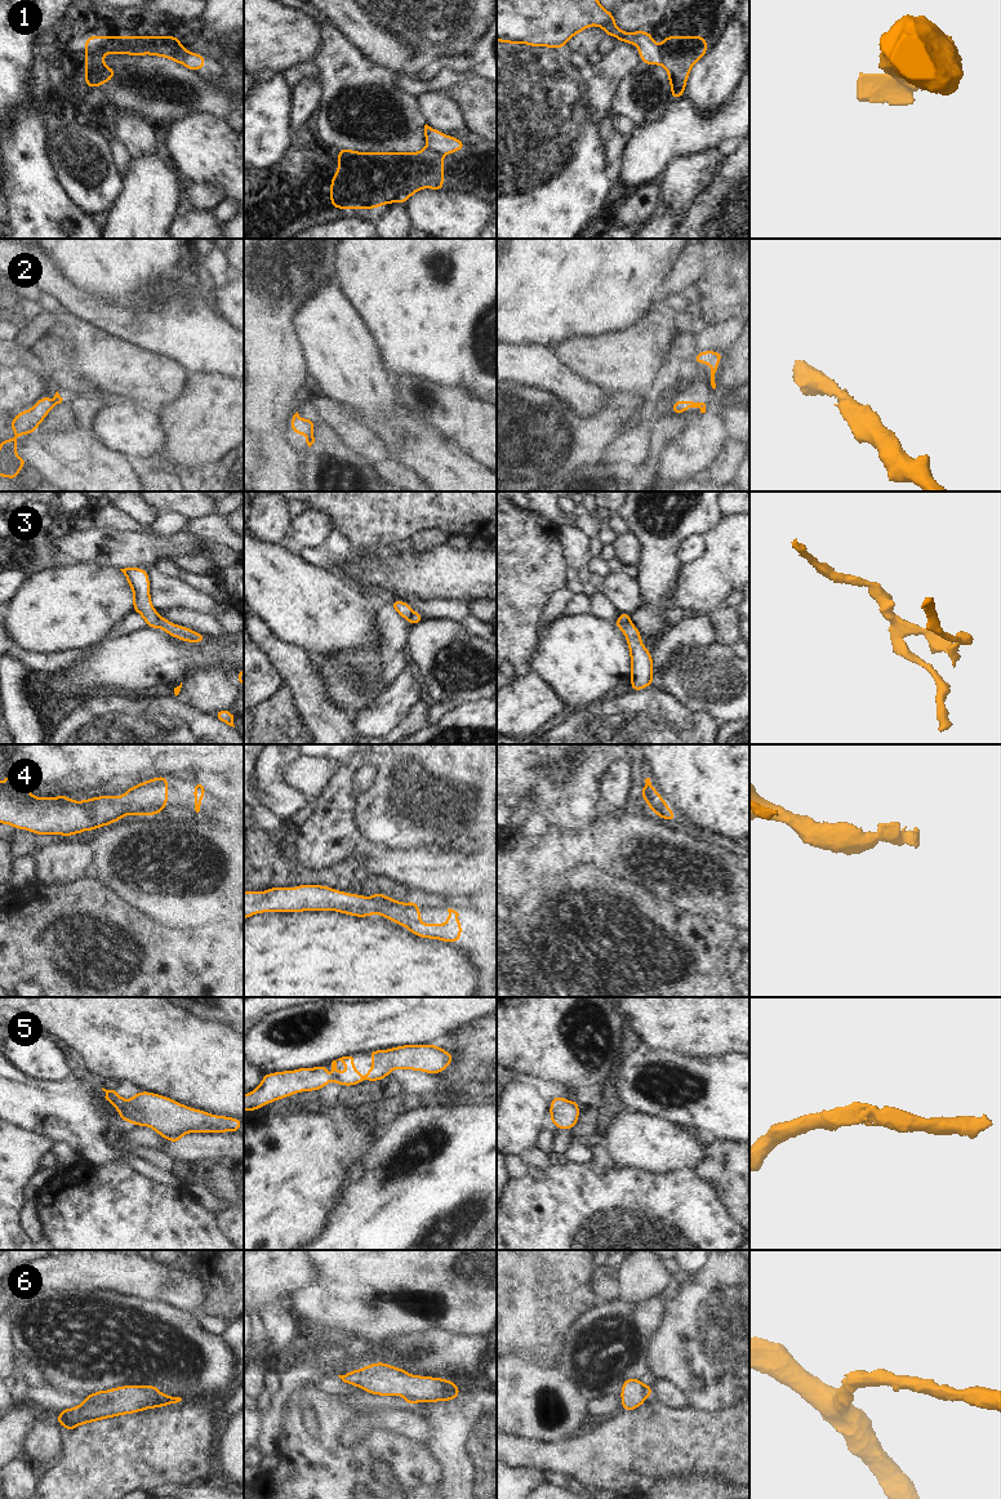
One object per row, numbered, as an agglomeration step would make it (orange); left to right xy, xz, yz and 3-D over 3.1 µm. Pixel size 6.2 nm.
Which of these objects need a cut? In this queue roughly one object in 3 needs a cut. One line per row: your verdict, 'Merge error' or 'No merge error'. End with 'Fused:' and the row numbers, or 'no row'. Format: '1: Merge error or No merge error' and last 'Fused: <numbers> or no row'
1: Merge error
2: No merge error
3: Merge error
4: No merge error
5: No merge error
6: No merge error
Fused: 1, 3

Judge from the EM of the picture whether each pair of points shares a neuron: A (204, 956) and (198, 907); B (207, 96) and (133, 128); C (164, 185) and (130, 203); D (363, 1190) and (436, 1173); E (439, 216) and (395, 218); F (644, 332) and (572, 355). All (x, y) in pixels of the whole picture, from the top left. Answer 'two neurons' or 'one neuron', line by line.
A: two neurons
B: two neurons
C: one neuron
D: one neuron
E: two neurons
F: one neuron

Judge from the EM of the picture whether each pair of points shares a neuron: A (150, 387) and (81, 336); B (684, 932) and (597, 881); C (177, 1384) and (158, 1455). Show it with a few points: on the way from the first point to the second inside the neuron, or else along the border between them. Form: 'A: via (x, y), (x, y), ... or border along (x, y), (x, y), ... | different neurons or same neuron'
A: via (133, 372), (107, 361), (98, 352) | same neuron
B: via (662, 925), (631, 898), (623, 898), (619, 894) | same neuron
C: border along (212, 1396), (182, 1401) | different neurons

